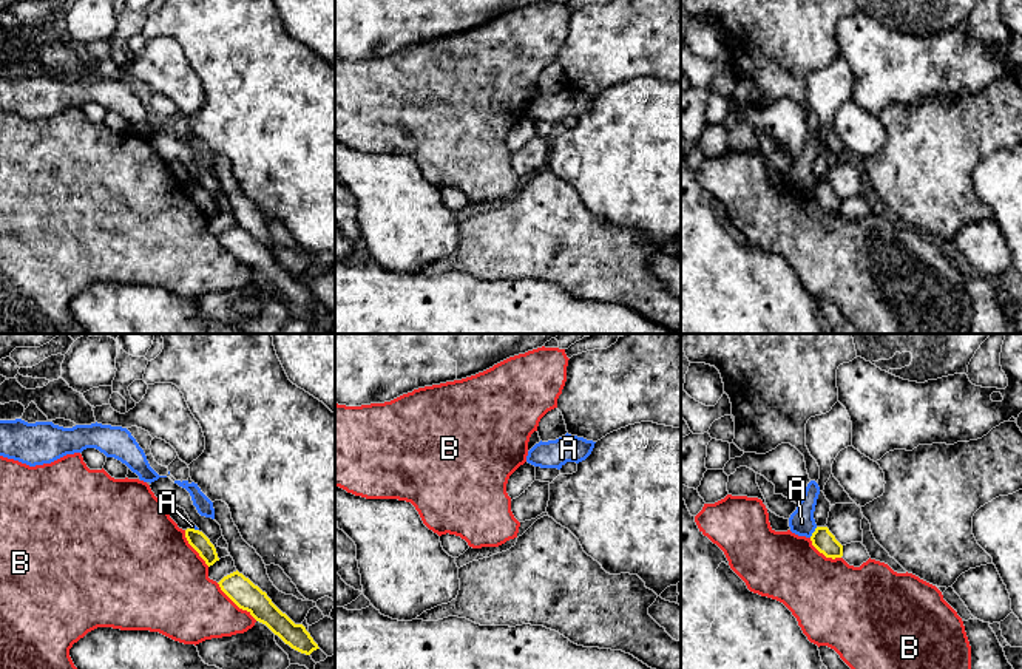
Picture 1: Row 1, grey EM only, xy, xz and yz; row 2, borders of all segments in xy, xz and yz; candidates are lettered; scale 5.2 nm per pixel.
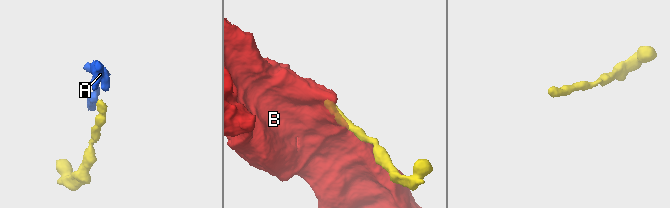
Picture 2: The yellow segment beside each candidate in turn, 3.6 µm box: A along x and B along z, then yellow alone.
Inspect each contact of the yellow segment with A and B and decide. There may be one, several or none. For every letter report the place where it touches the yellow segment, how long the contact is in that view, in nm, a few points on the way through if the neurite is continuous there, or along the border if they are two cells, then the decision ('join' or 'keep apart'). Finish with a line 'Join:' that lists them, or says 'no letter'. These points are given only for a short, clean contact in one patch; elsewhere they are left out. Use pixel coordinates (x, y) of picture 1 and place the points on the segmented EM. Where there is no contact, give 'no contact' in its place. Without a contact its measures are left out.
A: contact yz (814, 532); length 70 nm; border yz (817, 527), (809, 536); keep apart
B: contact xy (236, 604); length 300 nm; keep apart
Join: no letter

